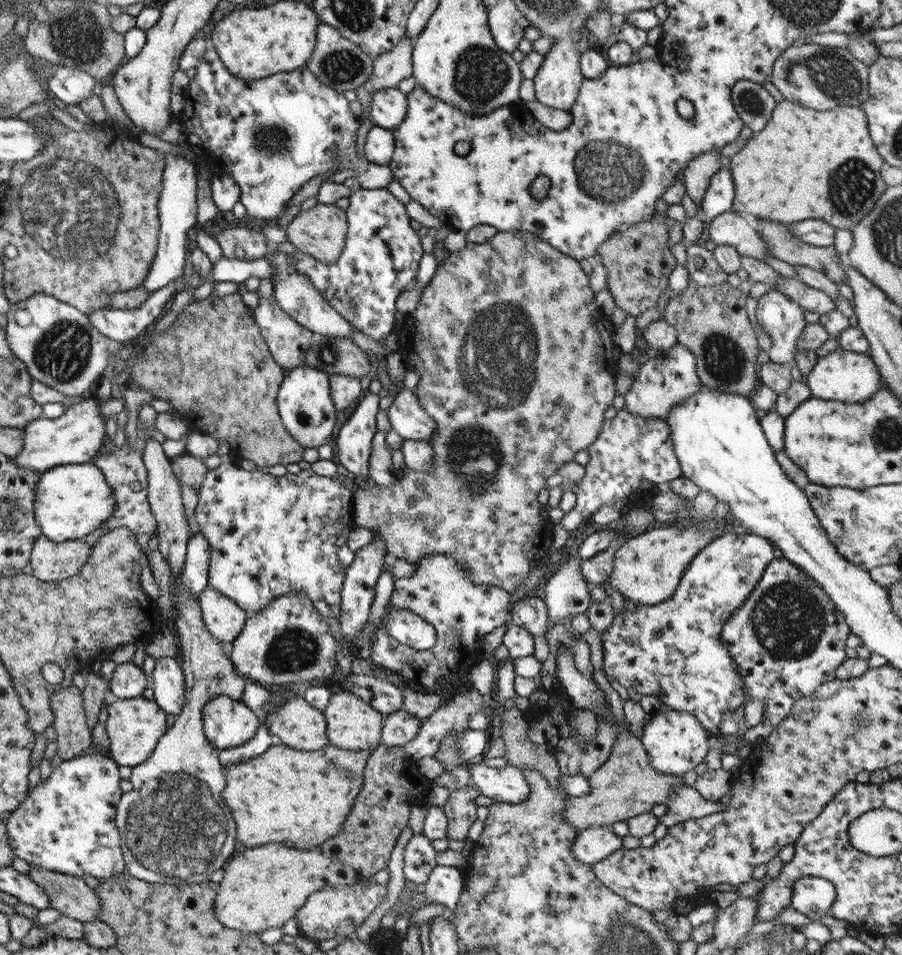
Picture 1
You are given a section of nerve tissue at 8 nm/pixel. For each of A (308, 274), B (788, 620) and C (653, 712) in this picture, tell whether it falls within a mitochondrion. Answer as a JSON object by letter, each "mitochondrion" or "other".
{"A":"other","B":"mitochondrion","C":"other"}

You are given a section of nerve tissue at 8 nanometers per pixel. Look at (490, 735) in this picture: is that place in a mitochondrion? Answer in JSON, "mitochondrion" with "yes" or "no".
{"mitochondrion":"no"}

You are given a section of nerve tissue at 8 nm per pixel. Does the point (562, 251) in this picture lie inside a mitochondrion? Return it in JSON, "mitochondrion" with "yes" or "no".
{"mitochondrion":"no"}

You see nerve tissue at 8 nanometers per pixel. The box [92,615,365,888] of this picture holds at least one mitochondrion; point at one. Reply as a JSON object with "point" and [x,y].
{"point":[172,825]}

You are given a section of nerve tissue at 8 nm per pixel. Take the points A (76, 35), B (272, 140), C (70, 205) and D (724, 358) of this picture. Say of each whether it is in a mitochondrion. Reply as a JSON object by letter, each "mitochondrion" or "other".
{"A":"mitochondrion","B":"mitochondrion","C":"mitochondrion","D":"mitochondrion"}

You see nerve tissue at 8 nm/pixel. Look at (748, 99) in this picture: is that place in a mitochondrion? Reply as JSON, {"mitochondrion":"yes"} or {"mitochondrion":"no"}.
{"mitochondrion":"yes"}

